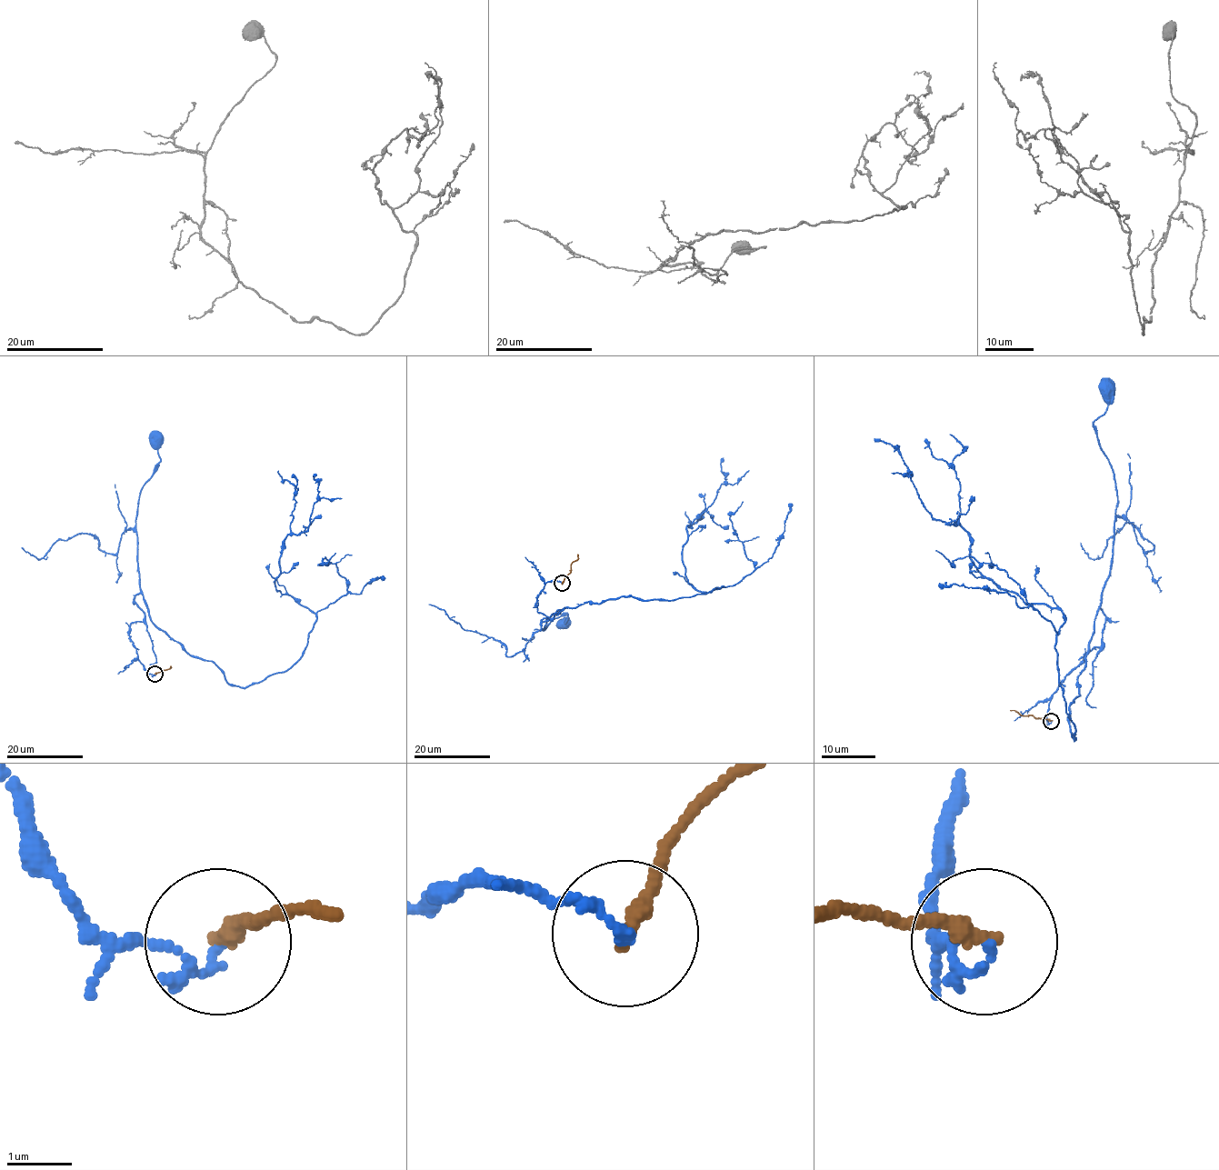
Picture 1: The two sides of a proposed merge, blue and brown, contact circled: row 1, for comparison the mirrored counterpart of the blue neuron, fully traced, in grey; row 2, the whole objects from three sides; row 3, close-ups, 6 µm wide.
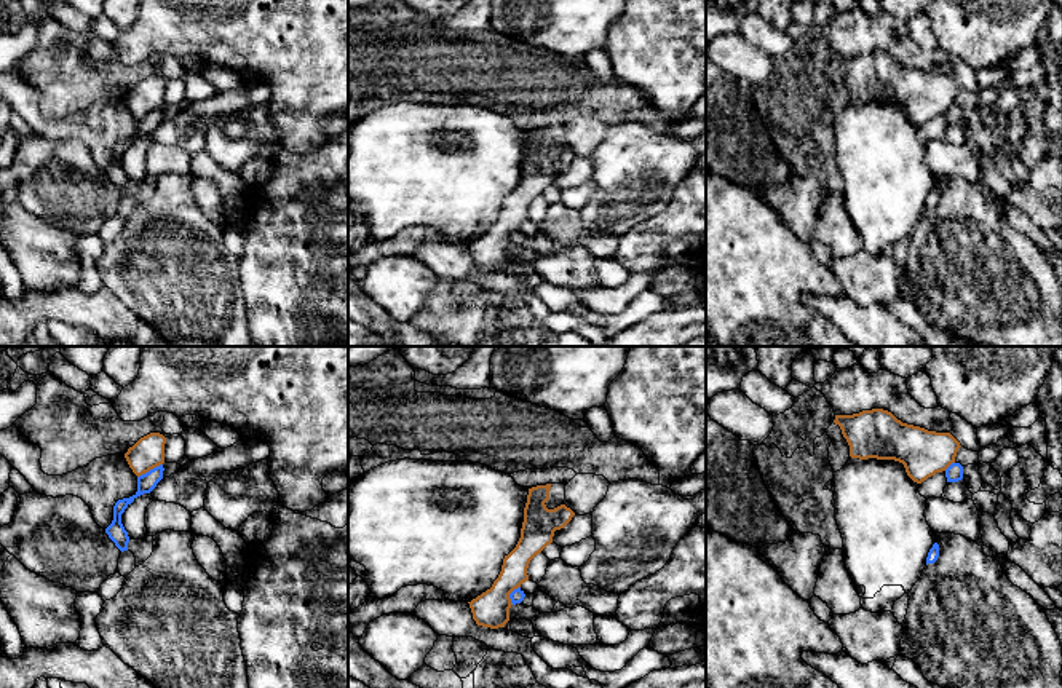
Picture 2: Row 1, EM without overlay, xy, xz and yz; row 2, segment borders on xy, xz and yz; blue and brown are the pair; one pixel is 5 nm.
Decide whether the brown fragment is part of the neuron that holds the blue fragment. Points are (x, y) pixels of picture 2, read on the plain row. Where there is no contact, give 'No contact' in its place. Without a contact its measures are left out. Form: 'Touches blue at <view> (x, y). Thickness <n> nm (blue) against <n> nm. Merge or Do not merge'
Touches blue at xy (150, 112). Thickness 90 nm (blue) against 160 nm. Do not merge

